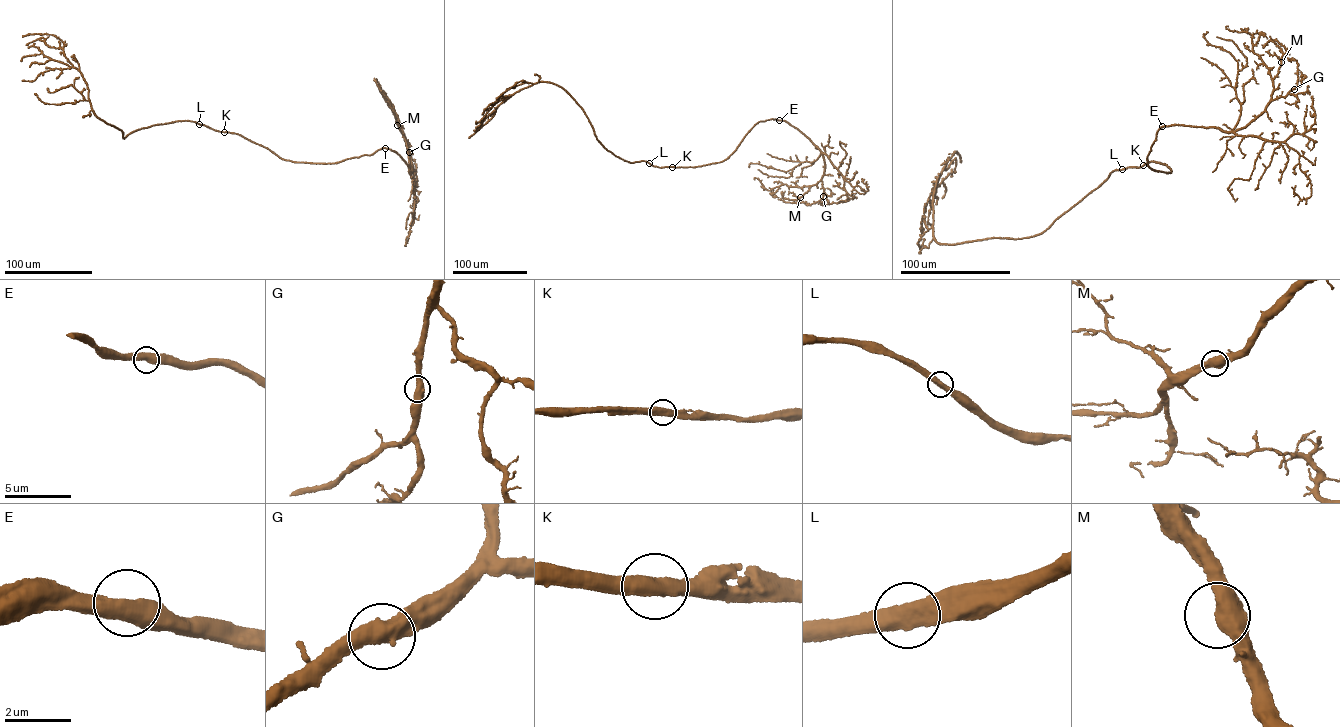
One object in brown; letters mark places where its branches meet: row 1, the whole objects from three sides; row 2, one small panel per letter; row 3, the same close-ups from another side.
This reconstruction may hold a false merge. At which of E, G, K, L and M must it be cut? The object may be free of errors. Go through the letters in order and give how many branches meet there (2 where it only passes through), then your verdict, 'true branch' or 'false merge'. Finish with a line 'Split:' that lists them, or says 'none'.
E: 2 branches meet; true branch
G: 2 branches meet; true branch
K: 2 branches meet; true branch
L: 2 branches meet; true branch
M: 2 branches meet; true branch
Split: none

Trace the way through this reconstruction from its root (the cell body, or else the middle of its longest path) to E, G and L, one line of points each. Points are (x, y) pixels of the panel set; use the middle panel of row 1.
E: (679, 167), (722, 161), (758, 122), (779, 120)
G: (679, 167), (722, 161), (758, 122), (784, 121), (822, 153), (823, 196)
L: (679, 167), (659, 167), (649, 163)

